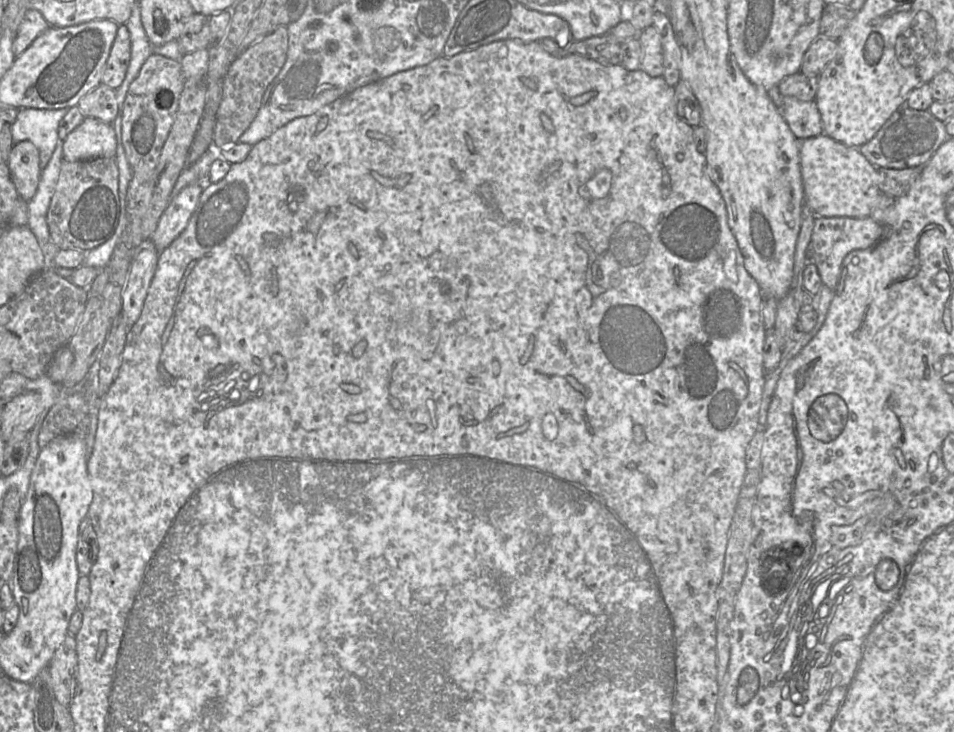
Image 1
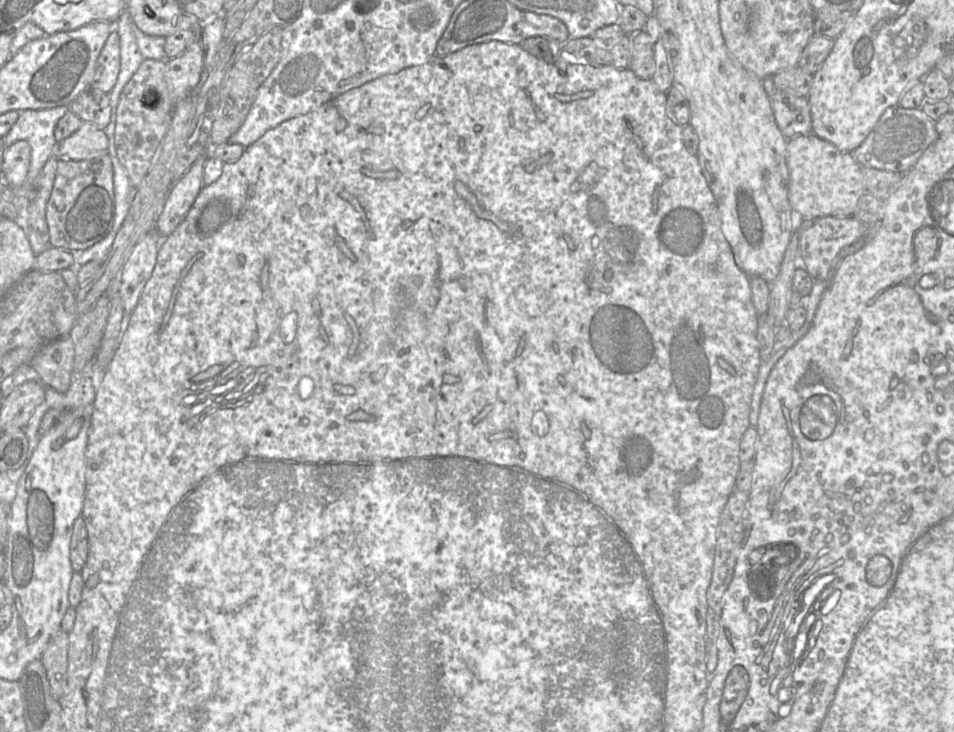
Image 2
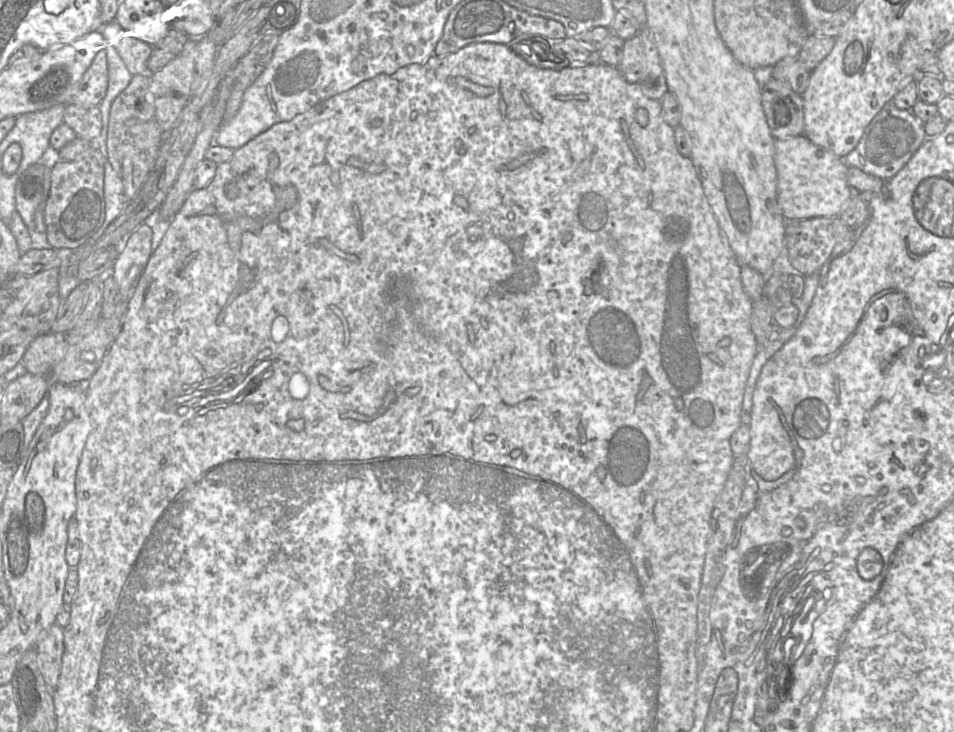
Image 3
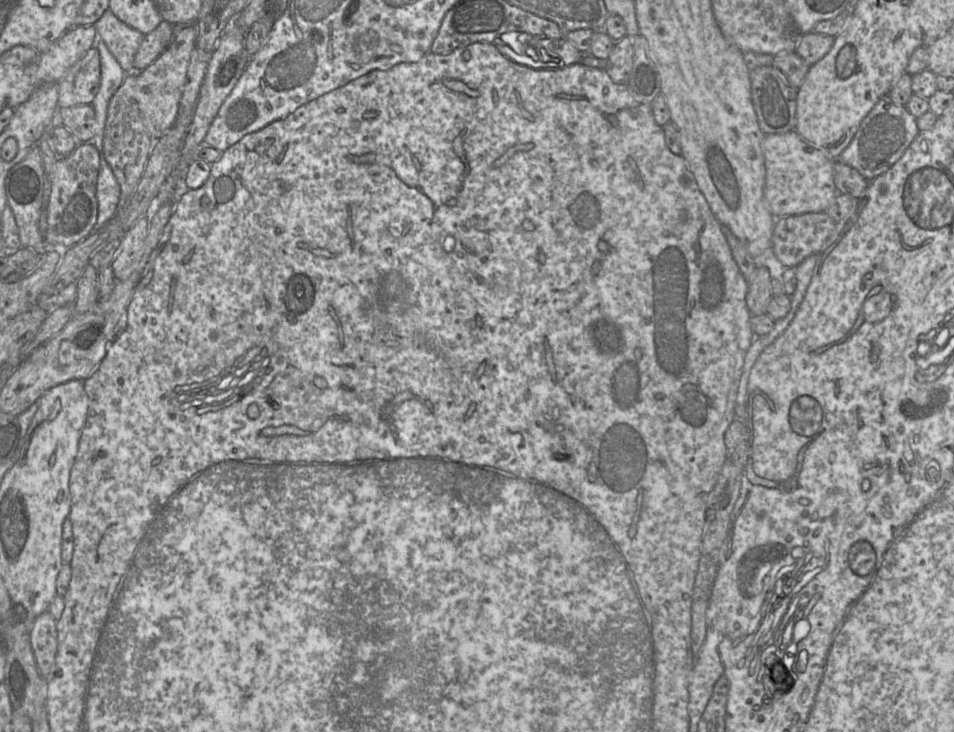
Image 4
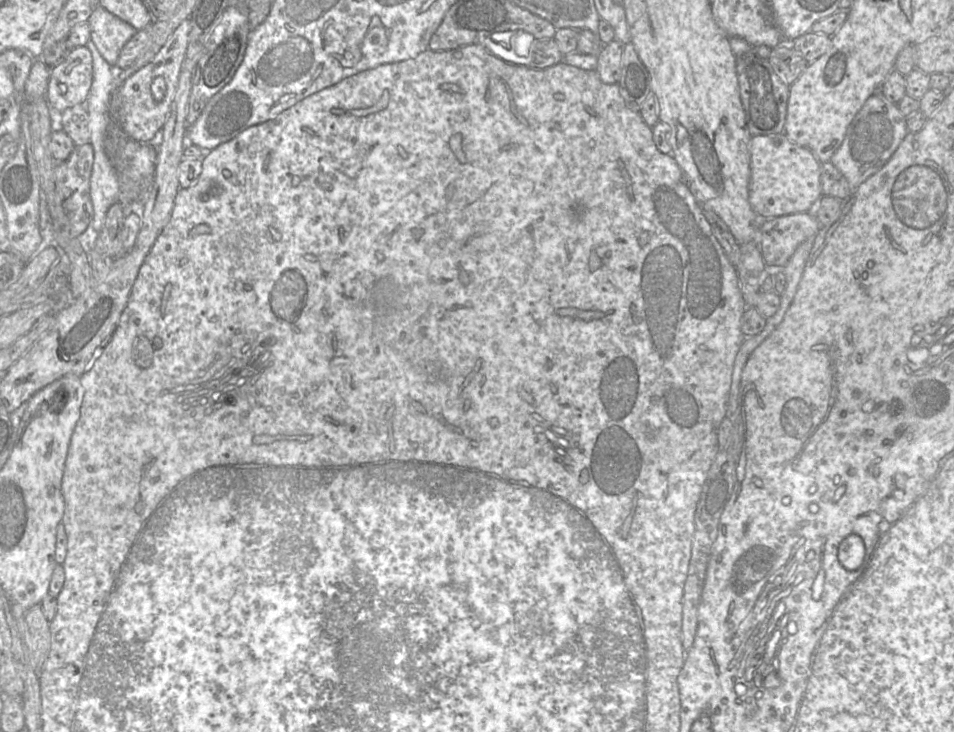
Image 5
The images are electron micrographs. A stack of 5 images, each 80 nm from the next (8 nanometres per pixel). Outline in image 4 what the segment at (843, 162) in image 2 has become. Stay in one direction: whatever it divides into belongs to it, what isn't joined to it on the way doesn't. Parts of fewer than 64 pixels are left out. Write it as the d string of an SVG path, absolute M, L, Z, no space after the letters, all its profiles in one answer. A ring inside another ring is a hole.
M796 131L765 135L764 198L774 217L824 212L839 194L834 183L834 160L805 141Z

